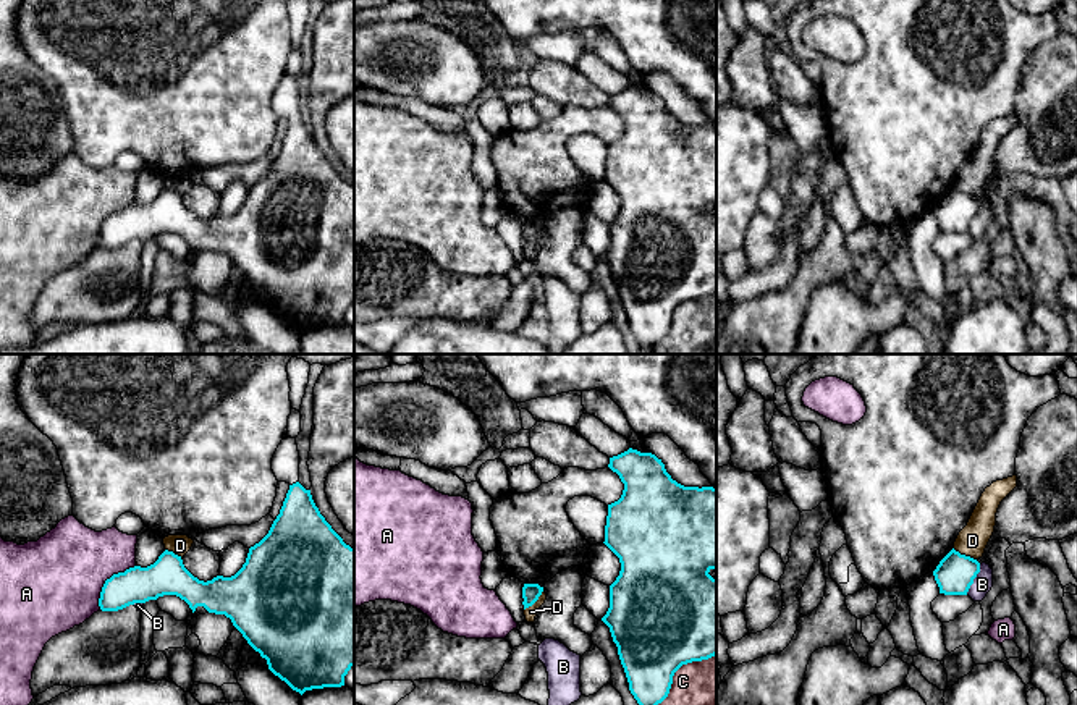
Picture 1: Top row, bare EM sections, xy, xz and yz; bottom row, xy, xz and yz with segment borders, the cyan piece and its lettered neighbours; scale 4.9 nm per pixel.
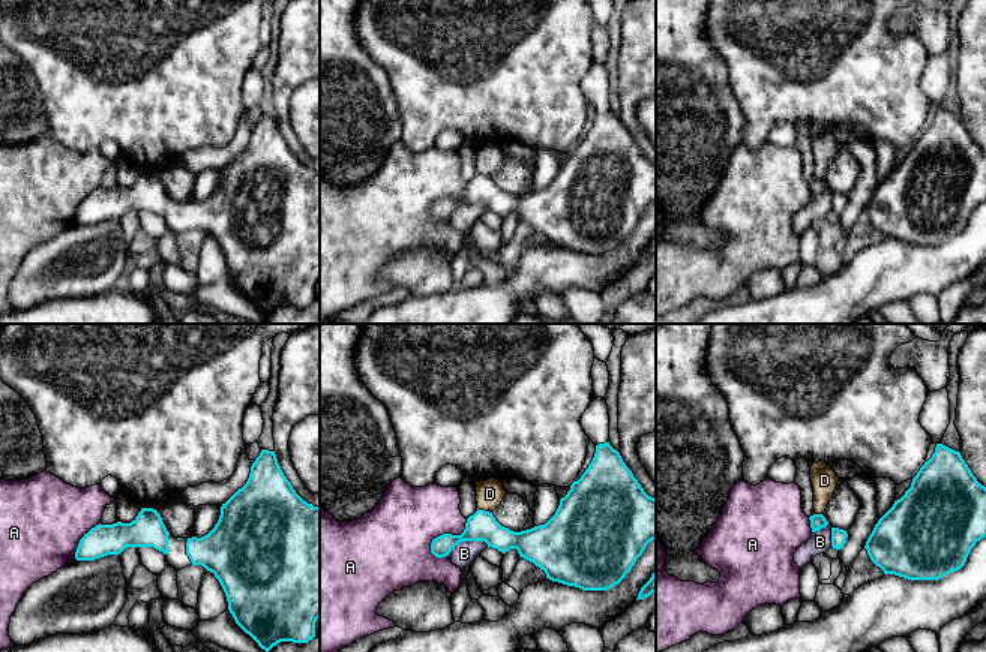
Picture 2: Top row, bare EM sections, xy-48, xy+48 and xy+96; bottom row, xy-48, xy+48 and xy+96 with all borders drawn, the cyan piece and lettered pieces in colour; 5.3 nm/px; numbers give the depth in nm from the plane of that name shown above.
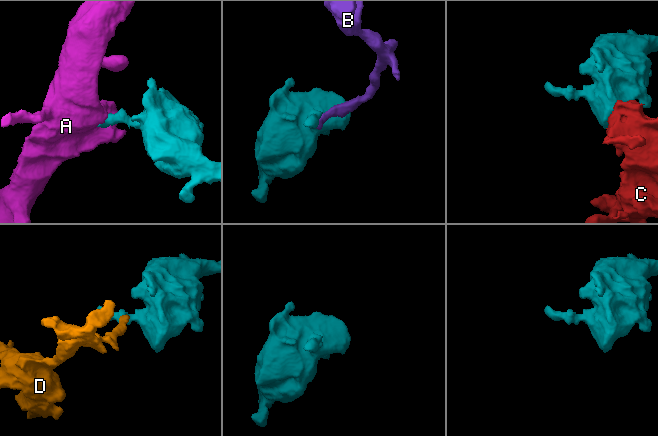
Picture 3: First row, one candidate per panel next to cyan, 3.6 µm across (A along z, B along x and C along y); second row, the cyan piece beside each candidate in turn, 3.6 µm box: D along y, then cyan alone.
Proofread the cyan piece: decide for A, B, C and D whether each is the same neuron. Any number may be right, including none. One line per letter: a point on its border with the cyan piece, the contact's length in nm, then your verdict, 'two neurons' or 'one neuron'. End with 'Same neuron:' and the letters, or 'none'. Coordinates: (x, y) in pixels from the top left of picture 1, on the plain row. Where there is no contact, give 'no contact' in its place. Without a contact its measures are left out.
A: meets cyan in xy at (105, 219); contact 300 nm long; two neurons
B: meets cyan in yz at (974, 215); contact 170 nm long; two neurons
C: meets cyan in xz at (676, 308); contact 420 nm long; two neurons
D: meets cyan in yz at (964, 193); contact 130 nm long; two neurons
Same neuron: none

